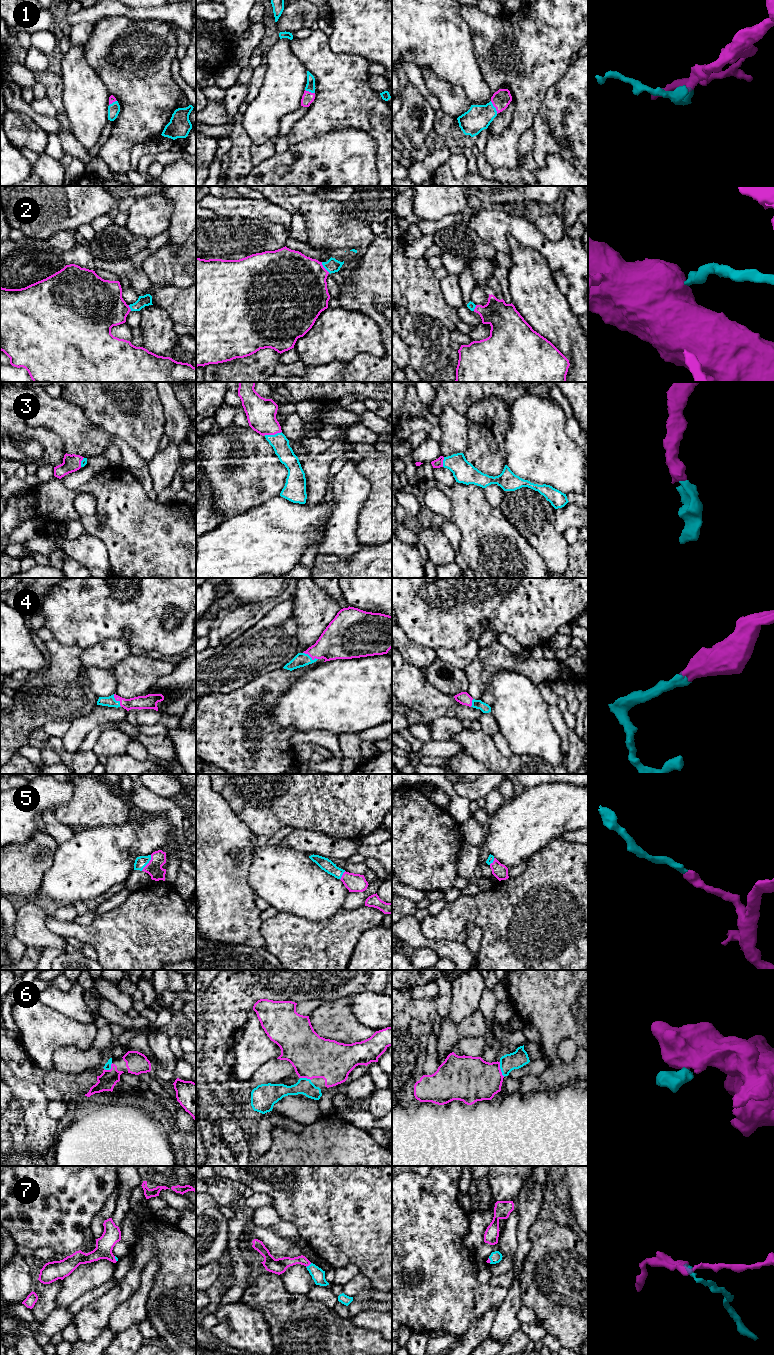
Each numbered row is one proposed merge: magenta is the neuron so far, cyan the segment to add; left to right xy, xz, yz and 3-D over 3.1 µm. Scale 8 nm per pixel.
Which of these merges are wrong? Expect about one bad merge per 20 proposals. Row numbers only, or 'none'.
none

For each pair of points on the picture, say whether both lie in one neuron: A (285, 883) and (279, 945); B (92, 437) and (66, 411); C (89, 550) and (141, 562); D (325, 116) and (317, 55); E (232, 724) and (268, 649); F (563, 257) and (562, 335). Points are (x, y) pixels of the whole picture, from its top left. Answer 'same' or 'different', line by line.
A: different
B: same
C: different
D: same
E: different
F: different

